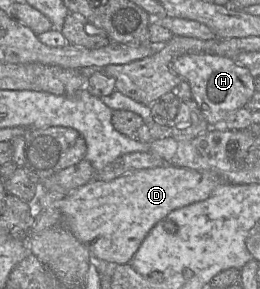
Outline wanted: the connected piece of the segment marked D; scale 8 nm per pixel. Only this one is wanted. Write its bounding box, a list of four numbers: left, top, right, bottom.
[60,164,224,264]

